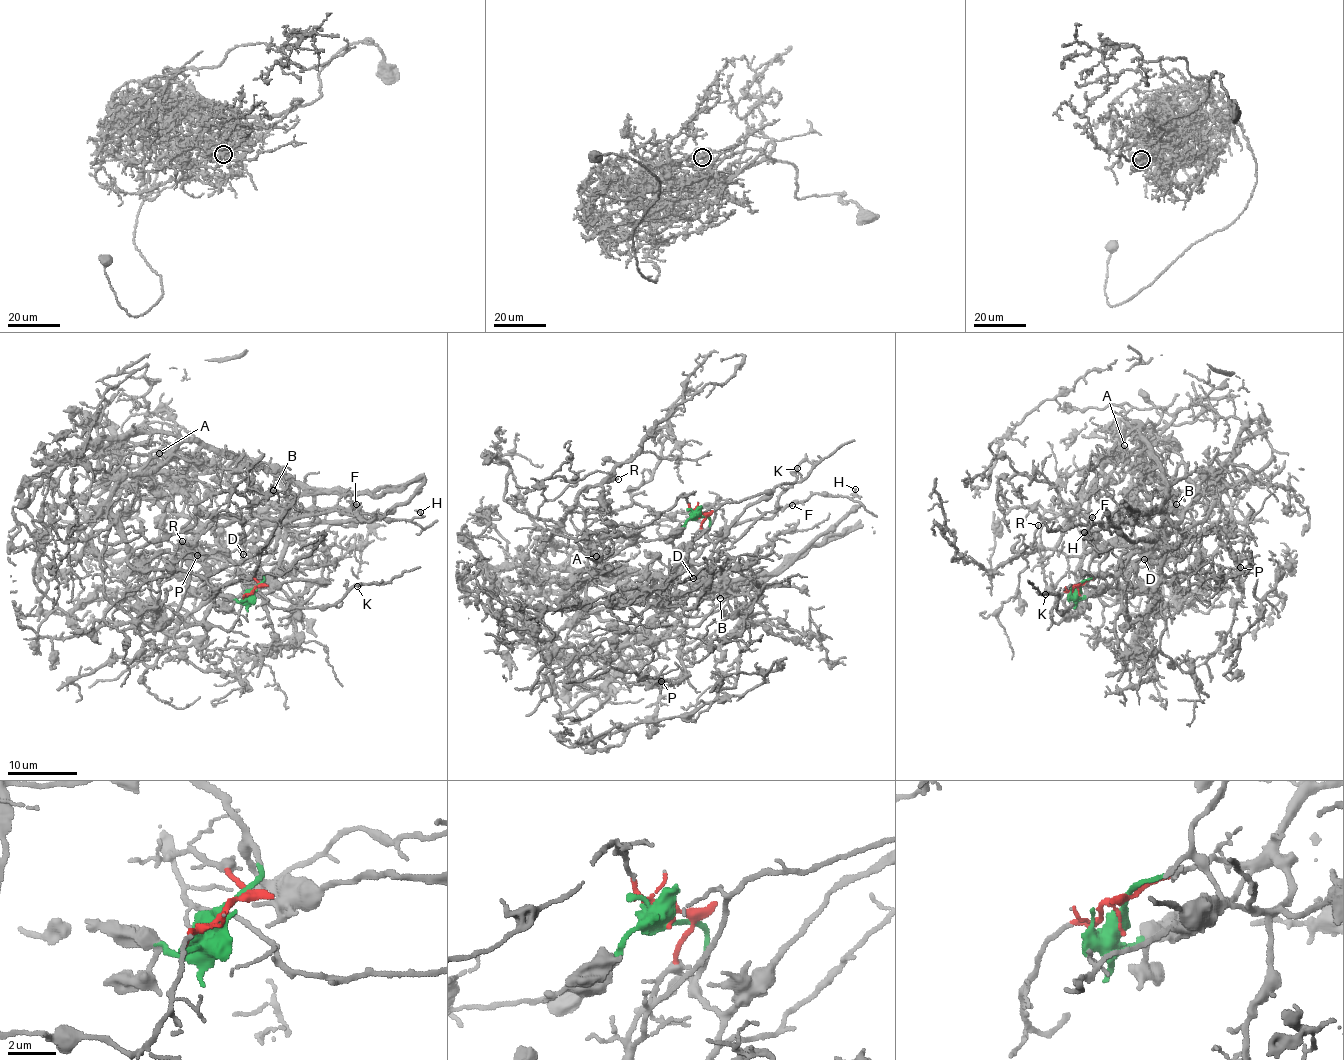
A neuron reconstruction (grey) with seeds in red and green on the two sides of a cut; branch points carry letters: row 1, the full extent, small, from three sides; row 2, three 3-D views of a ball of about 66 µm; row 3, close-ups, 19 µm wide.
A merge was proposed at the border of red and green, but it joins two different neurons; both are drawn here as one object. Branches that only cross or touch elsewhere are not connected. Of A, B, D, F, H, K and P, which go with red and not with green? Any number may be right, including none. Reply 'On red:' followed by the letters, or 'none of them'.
On red: F, H, K

